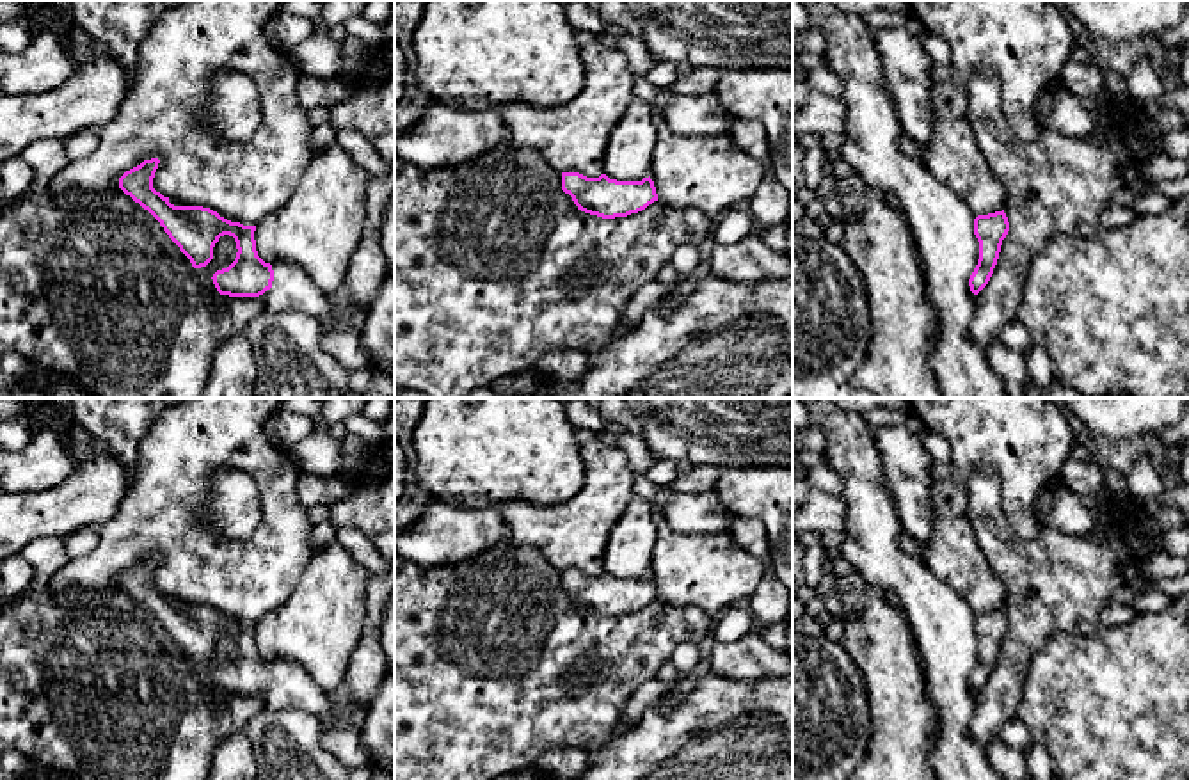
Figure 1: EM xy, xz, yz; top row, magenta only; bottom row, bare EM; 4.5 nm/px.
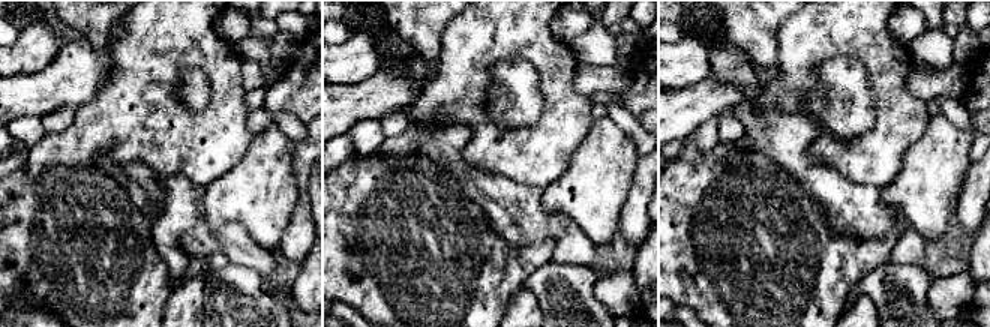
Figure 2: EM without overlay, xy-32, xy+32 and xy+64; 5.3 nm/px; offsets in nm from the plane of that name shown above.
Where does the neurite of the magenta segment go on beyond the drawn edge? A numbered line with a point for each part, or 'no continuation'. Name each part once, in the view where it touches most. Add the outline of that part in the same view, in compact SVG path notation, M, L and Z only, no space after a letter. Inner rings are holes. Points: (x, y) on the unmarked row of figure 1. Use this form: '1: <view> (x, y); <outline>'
1: xy (292, 688); M291 659L272 663L272 686L263 691L267 711L302 711L316 716L323 725L334 723L334 711L327 693Z

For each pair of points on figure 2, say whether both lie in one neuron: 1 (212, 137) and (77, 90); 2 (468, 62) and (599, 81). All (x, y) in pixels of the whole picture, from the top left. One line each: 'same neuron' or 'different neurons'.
1: different neurons
2: different neurons

